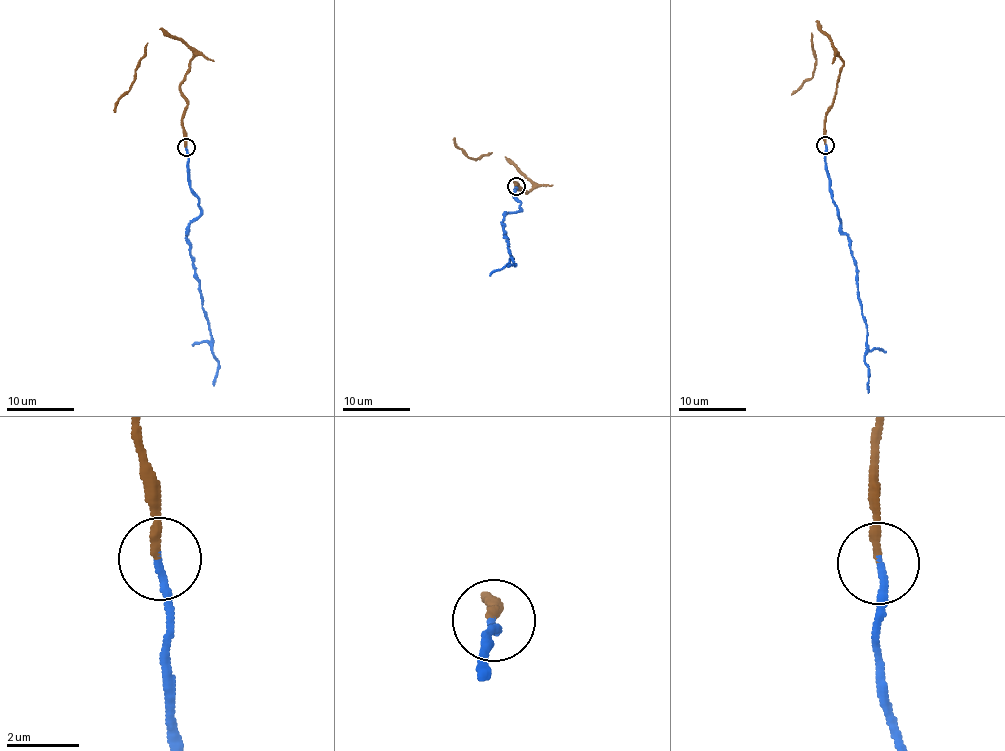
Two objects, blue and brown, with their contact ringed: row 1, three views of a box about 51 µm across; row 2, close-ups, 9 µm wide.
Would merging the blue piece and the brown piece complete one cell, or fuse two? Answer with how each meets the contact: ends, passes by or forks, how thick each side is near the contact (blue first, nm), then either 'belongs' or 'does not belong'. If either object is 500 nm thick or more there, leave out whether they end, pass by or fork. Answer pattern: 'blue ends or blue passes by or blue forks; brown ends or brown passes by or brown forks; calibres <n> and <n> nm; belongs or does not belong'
blue ends; brown ends; calibres 200 and 200 nm; belongs

